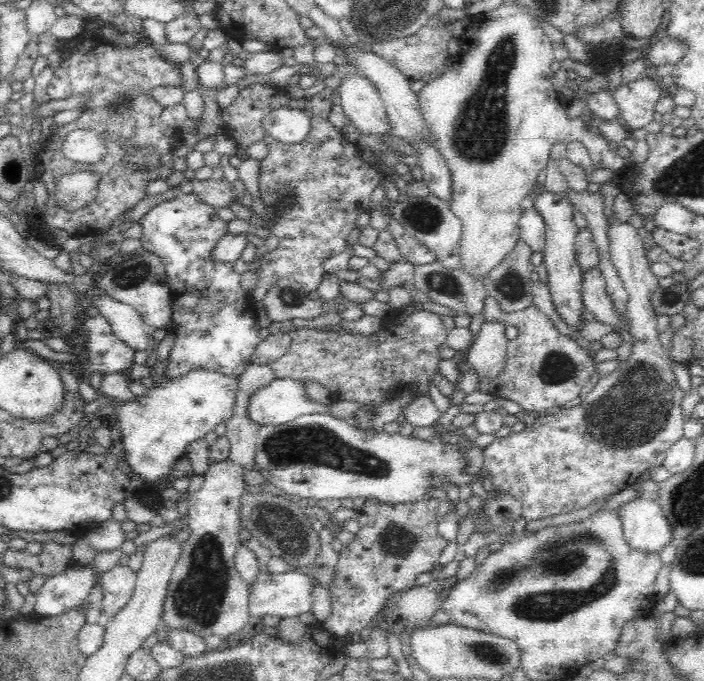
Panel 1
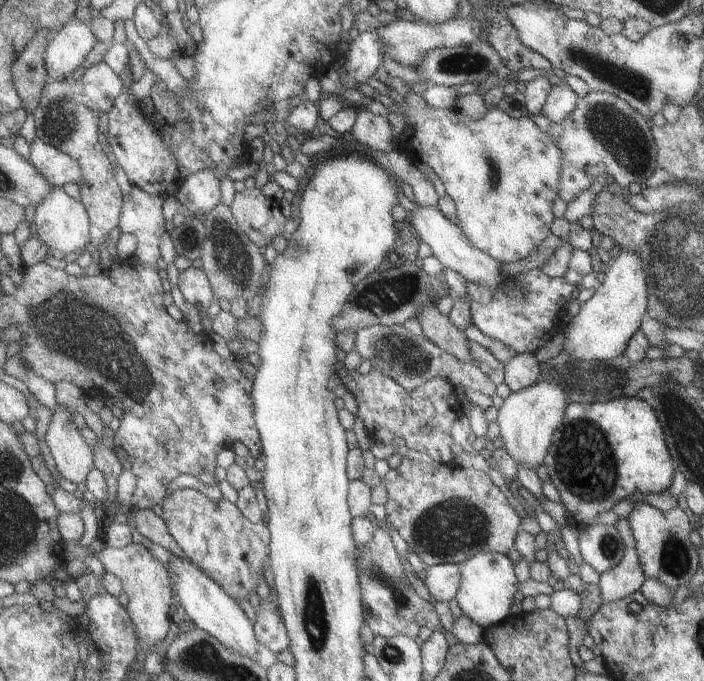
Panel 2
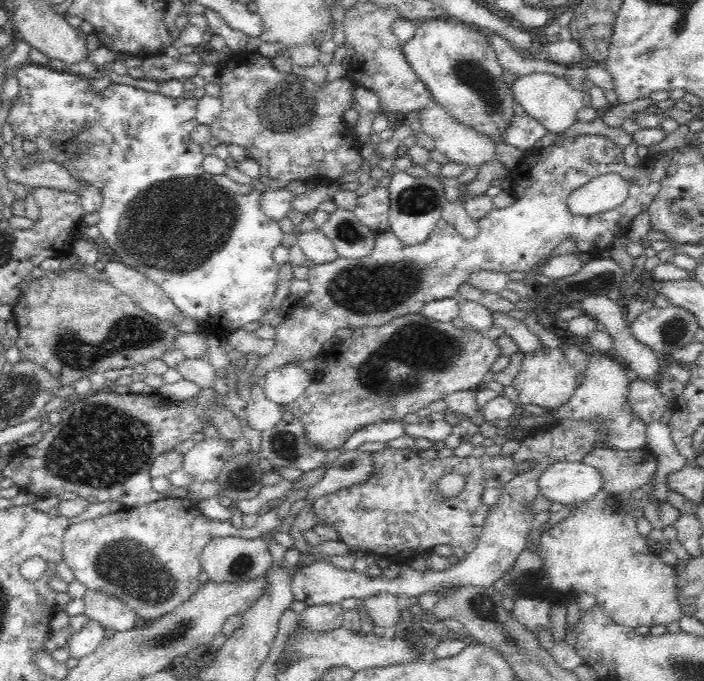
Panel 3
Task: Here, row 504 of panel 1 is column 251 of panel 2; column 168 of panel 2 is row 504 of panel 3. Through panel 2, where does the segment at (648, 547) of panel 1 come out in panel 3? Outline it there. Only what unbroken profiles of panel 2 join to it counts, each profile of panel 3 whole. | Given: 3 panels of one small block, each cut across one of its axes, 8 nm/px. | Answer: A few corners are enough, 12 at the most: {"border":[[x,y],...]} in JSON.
{"border":[[552,461],[538,491],[562,505],[594,498],[604,483],[584,461]]}

